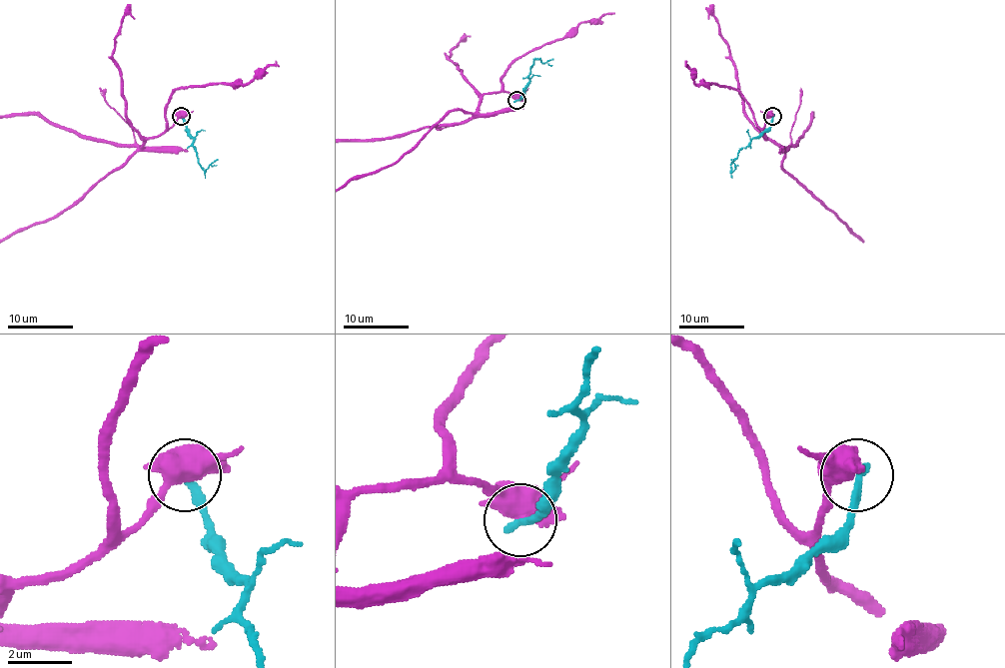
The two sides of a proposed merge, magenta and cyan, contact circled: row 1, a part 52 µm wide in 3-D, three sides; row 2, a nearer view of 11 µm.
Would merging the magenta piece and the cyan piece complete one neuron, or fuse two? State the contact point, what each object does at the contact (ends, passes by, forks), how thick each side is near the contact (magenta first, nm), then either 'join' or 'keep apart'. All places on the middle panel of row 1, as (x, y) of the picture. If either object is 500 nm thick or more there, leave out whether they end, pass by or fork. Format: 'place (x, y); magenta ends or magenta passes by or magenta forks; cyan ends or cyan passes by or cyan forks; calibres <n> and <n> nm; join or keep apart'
place (516, 100); magenta forks; cyan ends; calibres 440 and 280 nm; keep apart

